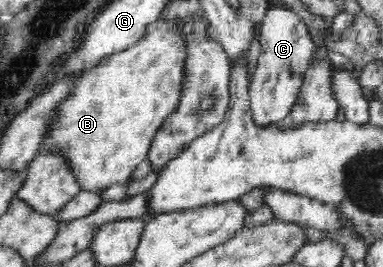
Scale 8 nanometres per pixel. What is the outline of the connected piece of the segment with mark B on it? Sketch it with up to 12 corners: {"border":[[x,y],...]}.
{"border":[[186,19],[86,69],[44,150],[81,189],[130,180],[178,112]]}

